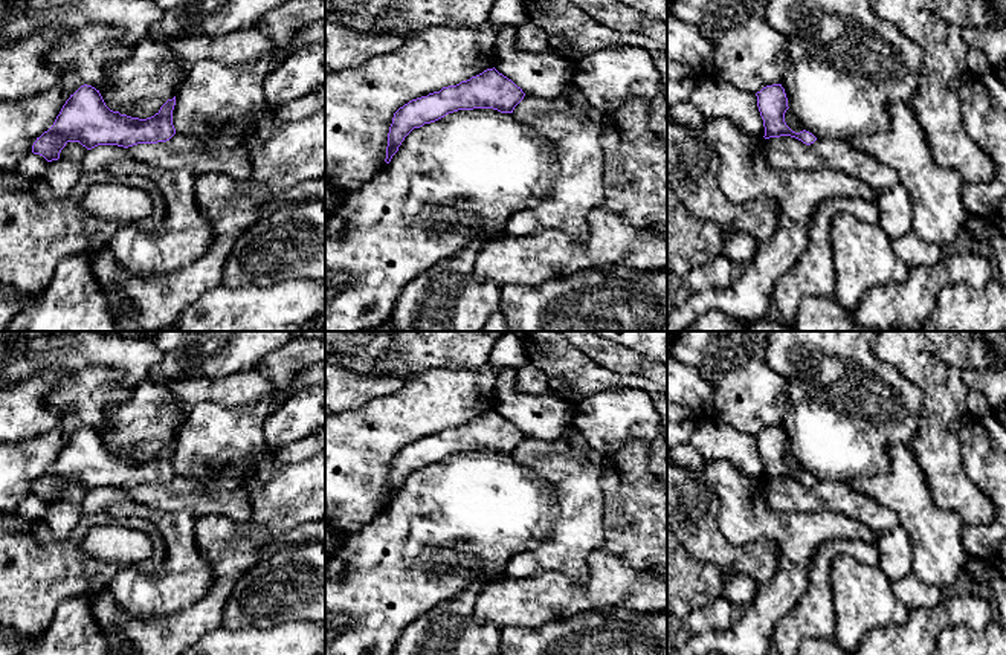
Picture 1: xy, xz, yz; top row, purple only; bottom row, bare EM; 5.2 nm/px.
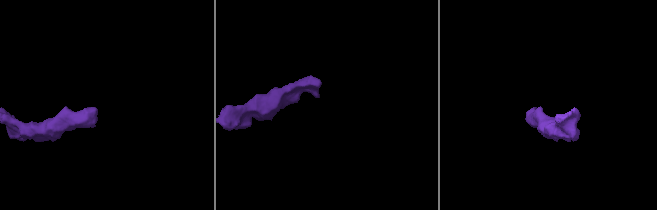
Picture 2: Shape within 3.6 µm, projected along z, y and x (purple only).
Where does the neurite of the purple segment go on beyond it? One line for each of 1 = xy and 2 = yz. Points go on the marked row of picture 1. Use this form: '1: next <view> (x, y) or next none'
1: next none
2: next none

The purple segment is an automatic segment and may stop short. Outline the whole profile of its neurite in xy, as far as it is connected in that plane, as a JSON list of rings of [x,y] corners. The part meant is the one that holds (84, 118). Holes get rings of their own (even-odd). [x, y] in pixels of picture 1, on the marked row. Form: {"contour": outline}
{"contour": [[[81,86],[63,105],[53,125],[32,145],[32,153],[47,162],[58,160],[67,142],[79,142],[87,150],[98,145],[133,147],[166,142],[176,134],[173,110],[176,96],[147,119],[131,118],[110,110],[99,90]]]}

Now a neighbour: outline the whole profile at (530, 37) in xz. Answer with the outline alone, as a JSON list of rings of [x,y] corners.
[[[525,20],[518,26],[516,41],[521,49],[533,52],[550,50],[547,34],[530,20]]]

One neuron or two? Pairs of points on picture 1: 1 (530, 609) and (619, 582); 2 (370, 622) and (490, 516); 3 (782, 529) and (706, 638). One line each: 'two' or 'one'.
1: one
2: one
3: one

